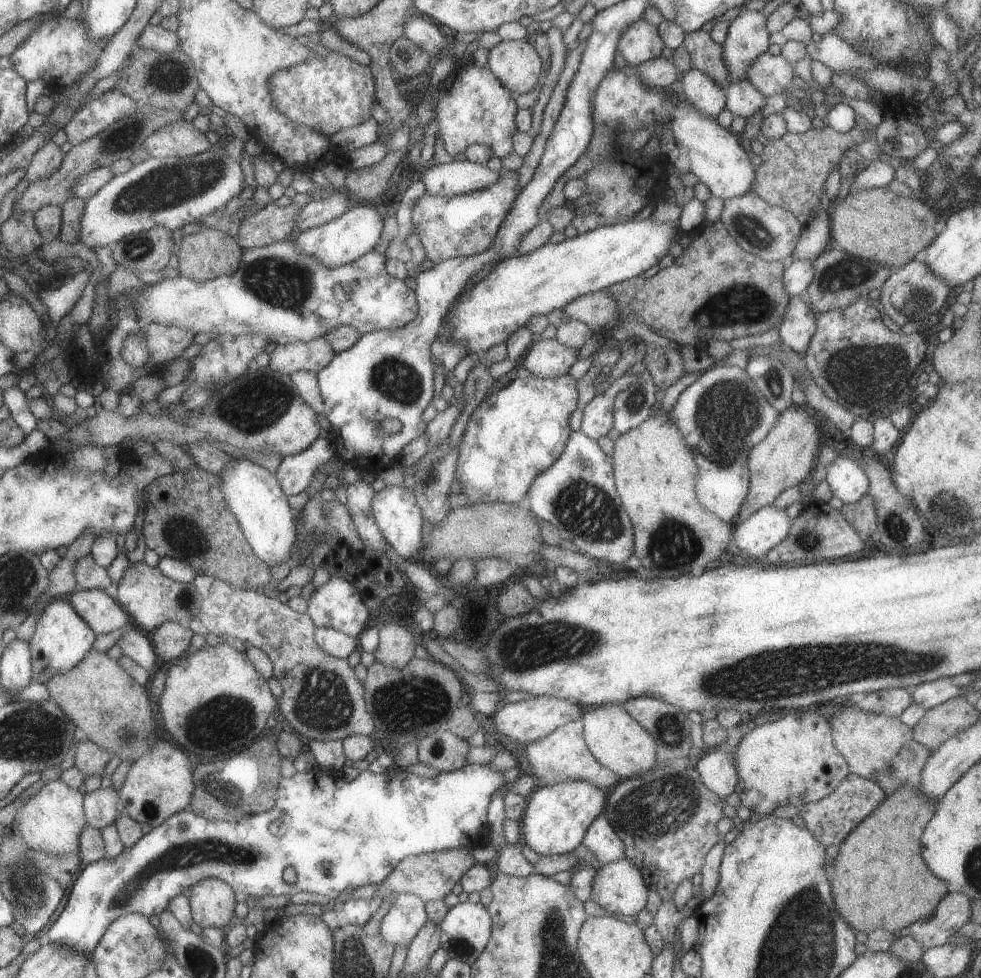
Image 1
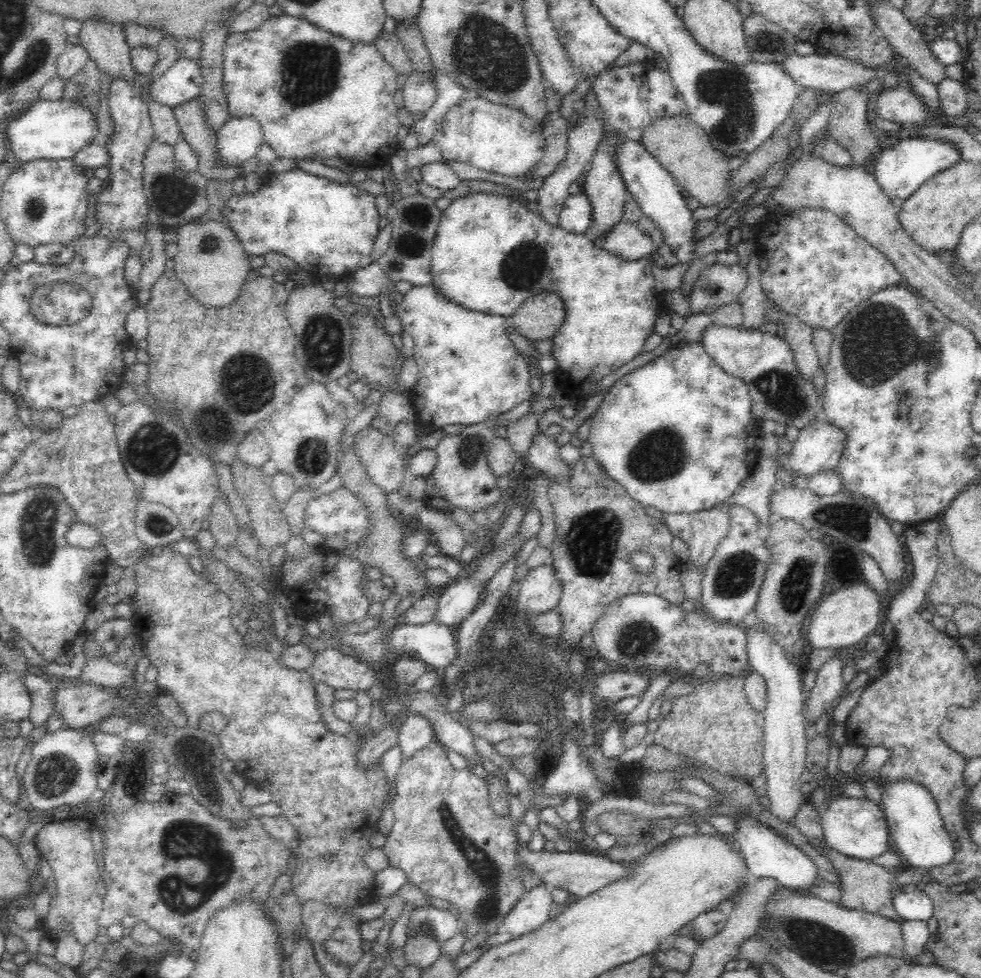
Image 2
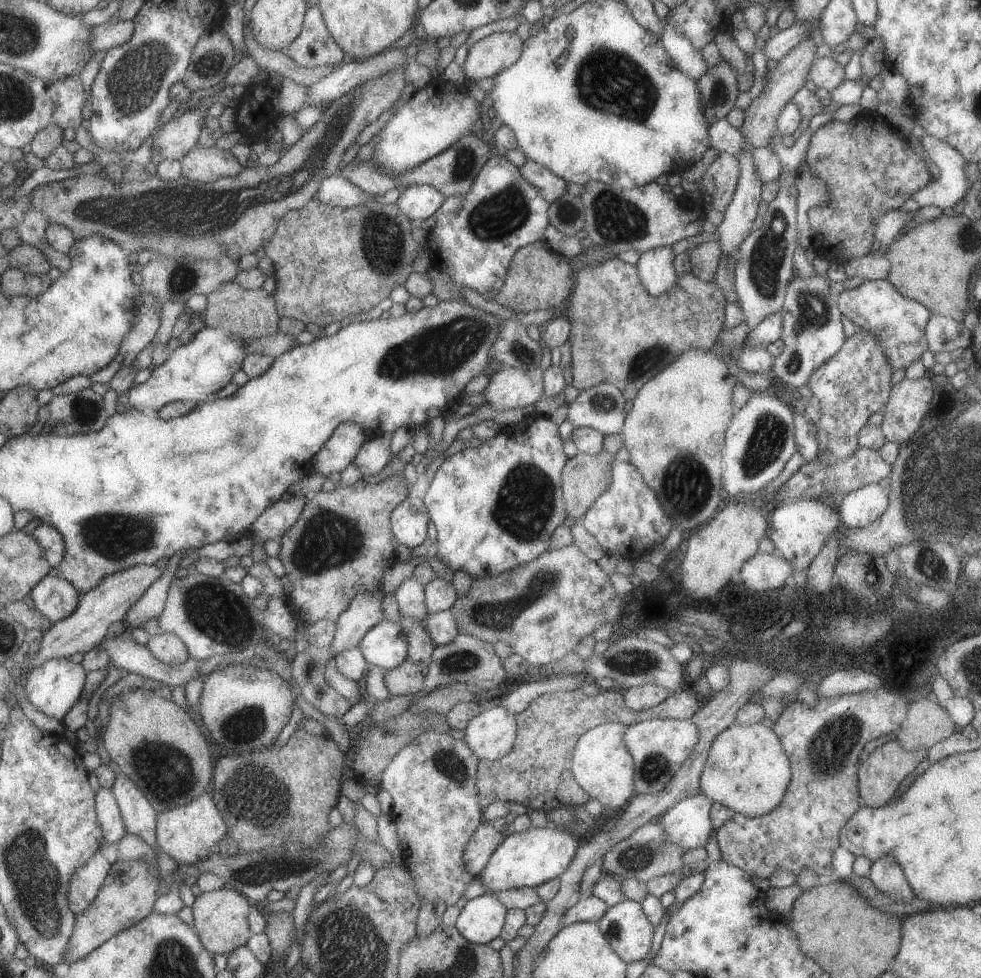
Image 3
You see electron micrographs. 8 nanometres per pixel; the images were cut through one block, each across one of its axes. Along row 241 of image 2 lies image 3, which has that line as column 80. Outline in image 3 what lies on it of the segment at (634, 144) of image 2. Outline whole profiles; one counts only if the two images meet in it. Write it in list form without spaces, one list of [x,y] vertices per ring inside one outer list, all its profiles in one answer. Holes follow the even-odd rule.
[[[54,658],[33,668],[23,682],[25,698],[39,712],[62,721],[67,711],[77,702],[83,692],[85,672],[79,663],[73,664],[66,658]]]

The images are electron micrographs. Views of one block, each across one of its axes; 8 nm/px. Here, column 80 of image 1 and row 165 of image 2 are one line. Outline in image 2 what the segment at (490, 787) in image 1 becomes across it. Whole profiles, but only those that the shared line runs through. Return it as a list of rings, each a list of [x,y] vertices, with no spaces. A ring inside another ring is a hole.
[[[912,137],[904,139],[876,154],[870,164],[871,173],[880,185],[880,189],[890,197],[890,200],[904,201],[912,192],[918,190],[931,176],[946,170],[949,166],[960,162],[960,153],[954,149],[952,143],[938,141],[938,139],[924,139]]]

